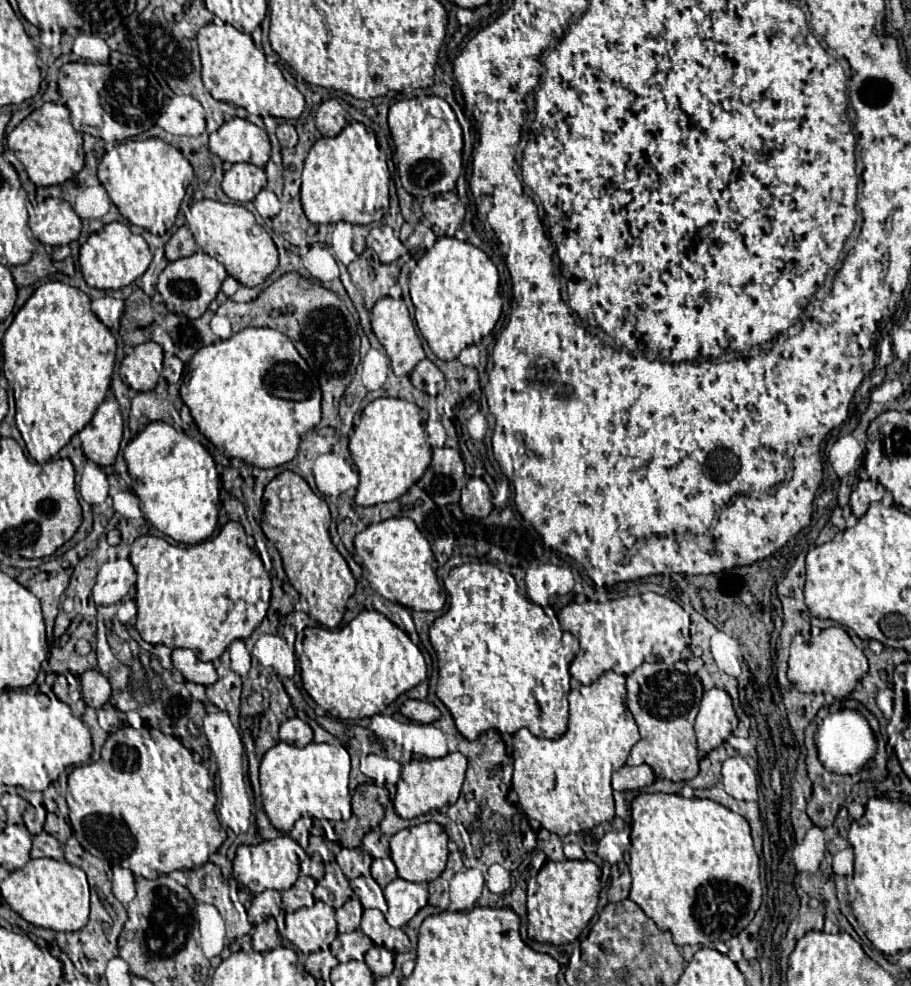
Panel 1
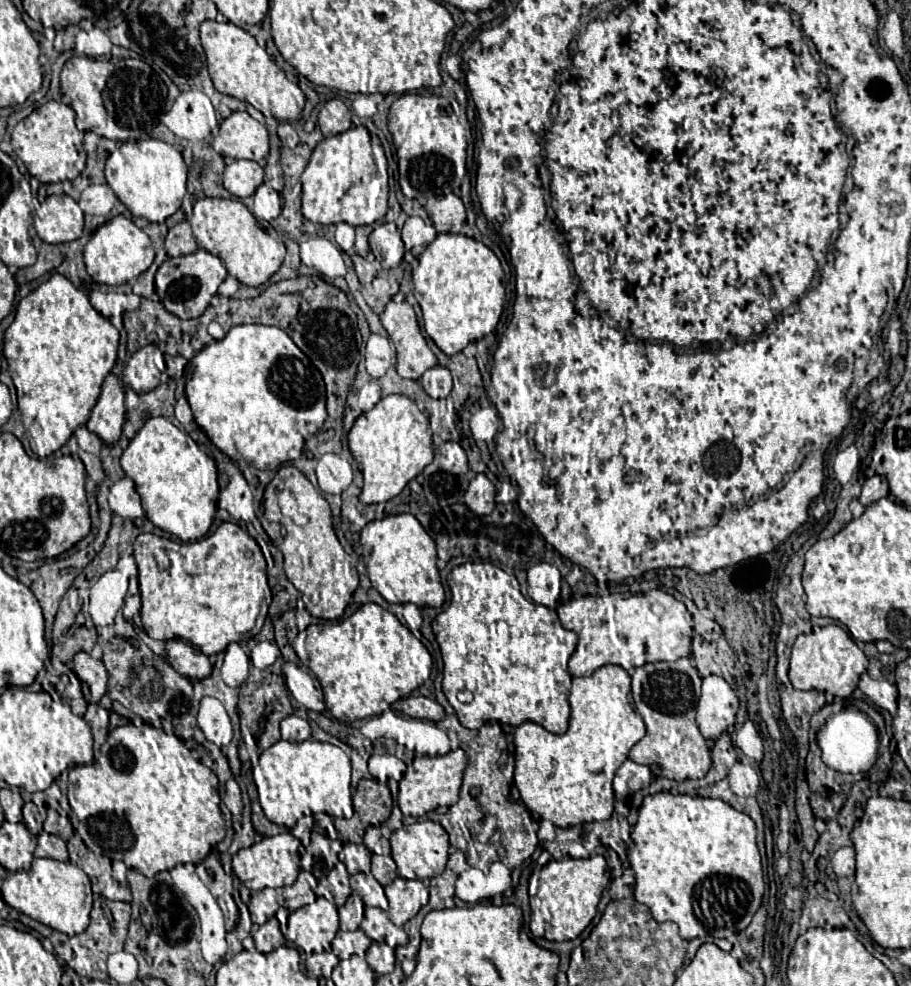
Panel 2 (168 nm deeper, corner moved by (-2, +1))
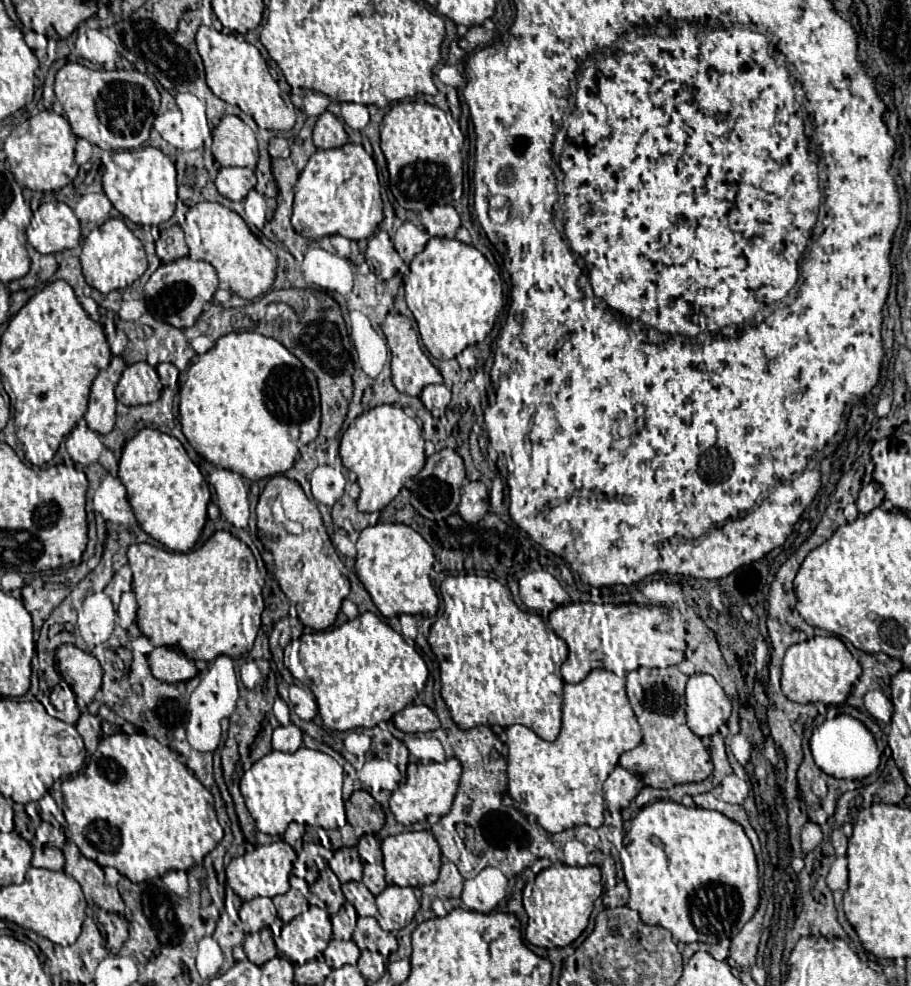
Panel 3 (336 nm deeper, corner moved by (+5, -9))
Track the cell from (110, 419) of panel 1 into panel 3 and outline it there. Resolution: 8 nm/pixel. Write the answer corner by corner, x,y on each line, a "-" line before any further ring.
114,356
110,366
106,370
102,370
94,384
92,384
92,392
90,392
90,404
88,404
88,412
84,416
86,424
90,430
98,432
98,434
110,434
116,422
116,398
114,398
114,388
124,372
126,364
120,356

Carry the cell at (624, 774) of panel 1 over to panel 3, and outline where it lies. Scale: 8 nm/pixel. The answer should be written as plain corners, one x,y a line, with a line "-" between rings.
616,766
608,780
604,782
604,800
610,812
624,810
642,790
642,780
638,780
632,772

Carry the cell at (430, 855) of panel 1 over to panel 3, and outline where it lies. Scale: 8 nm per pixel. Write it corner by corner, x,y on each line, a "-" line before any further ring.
422,830
422,832
402,832
396,836
388,836
382,842
382,854
384,854
384,868
386,868
386,880
396,886
426,886
432,884
438,878
440,872
440,846
436,838

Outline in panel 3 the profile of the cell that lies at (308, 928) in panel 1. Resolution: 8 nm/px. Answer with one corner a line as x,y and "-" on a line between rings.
310,906
308,912
296,916
284,924
276,947
294,964
304,964
322,958
328,942
332,940
330,914
318,906

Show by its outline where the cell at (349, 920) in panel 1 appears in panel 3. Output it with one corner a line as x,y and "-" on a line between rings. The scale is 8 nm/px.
344,904
340,908
338,914
332,916
332,932
336,940
350,940
352,938
352,930
356,926
356,910
352,904

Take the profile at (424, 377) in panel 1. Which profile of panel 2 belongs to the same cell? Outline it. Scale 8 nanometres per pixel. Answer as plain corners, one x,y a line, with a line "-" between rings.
437,366
433,370
427,370
421,376
421,386
423,390
431,396
431,398
447,398
451,388
453,388
453,380
451,380
451,372
443,366

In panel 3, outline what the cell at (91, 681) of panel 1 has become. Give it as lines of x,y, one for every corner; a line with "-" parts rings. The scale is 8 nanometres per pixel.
64,644
56,652
56,664
60,676
74,690
78,704
88,706
96,692
102,688
102,668
90,652
84,652
72,644

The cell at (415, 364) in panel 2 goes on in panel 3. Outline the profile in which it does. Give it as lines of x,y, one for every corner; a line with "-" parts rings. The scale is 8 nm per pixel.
390,312
382,324
382,332
392,350
392,384
396,386
398,392
408,394
408,396
418,396
424,386
442,382
440,372
434,368
430,358
420,350
418,336
412,328
412,322
406,316
402,316
400,312

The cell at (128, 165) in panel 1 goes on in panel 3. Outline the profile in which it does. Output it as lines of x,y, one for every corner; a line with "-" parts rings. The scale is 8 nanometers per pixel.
142,148
128,152
114,152
112,162
116,168
102,176
104,194
112,206
130,222
140,226
156,226
170,220
176,206
176,168
174,162
158,148

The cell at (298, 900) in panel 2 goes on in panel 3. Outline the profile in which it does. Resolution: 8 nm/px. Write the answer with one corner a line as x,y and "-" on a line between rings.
291,875
289,879
290,890
282,896
274,896
274,906
278,910
278,916
282,918
282,922
290,922
292,918
296,918
298,914
306,912
310,905
308,900
304,898
304,894
298,888
306,888
309,890
309,886
304,879
301,879
295,875

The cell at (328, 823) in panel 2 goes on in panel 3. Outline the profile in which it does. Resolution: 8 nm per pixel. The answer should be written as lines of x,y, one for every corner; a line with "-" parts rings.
358,790
345,801
347,823
338,831
338,843
331,842
327,830
318,828
320,843
327,849
336,851
344,845
356,845
364,834
376,834
384,826
382,806
364,790

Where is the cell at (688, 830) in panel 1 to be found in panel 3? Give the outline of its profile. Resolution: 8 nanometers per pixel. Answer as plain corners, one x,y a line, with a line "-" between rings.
658,800
638,812
623,842
627,852
620,854
620,861
630,888
628,906
640,914
644,924
670,930
676,944
718,944
722,938
730,940
754,916
760,901
758,865
752,844
738,822
714,810
686,808
672,800

